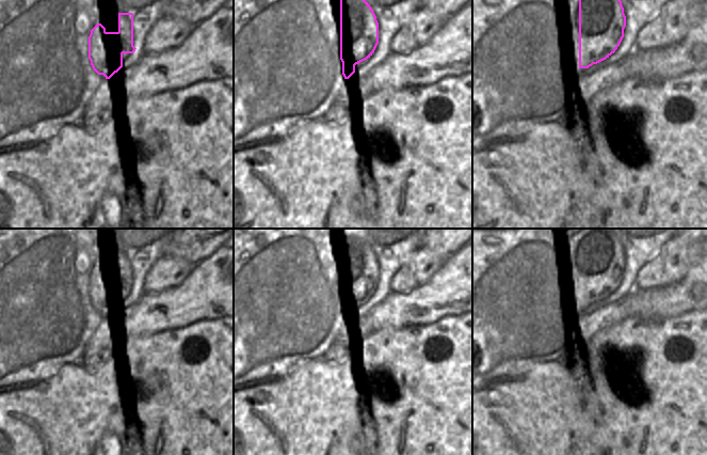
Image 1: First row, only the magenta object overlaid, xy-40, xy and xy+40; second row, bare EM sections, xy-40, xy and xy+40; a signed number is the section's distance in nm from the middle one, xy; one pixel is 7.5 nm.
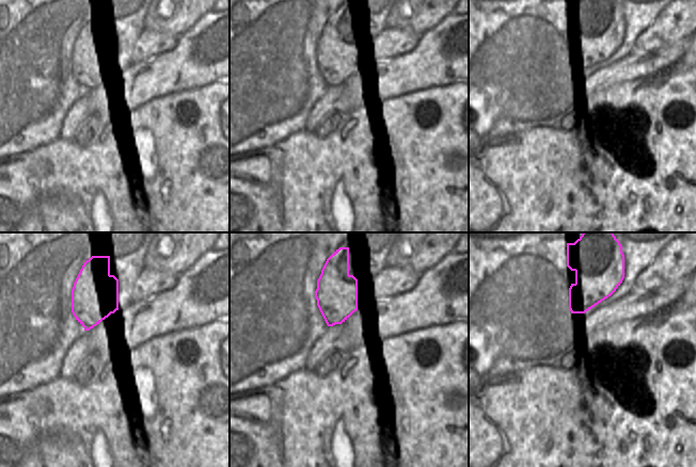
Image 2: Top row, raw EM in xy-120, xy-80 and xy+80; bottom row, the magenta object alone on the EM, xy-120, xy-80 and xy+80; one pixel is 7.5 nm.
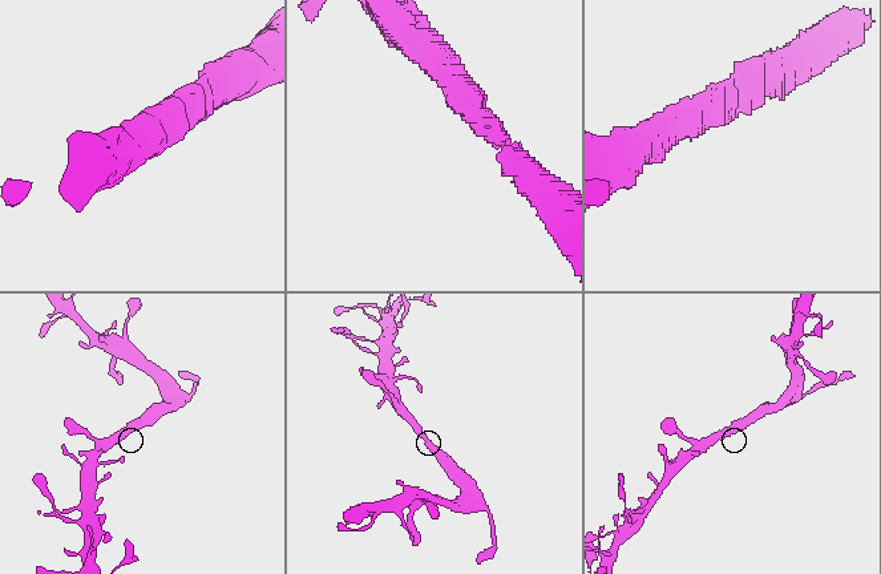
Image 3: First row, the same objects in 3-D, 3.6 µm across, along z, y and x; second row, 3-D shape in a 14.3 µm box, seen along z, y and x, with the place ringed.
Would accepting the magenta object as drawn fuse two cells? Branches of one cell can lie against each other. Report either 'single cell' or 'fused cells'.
single cell

